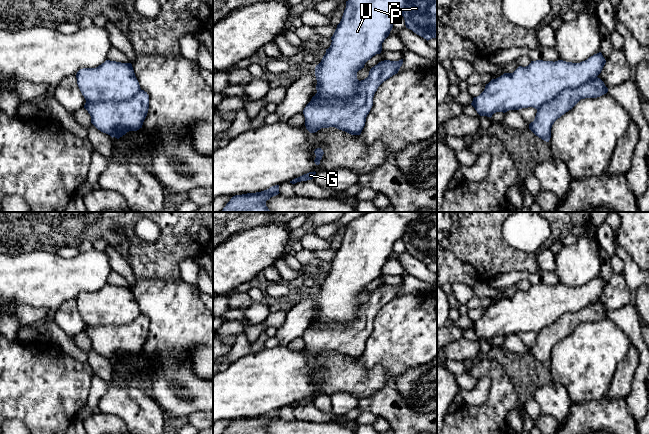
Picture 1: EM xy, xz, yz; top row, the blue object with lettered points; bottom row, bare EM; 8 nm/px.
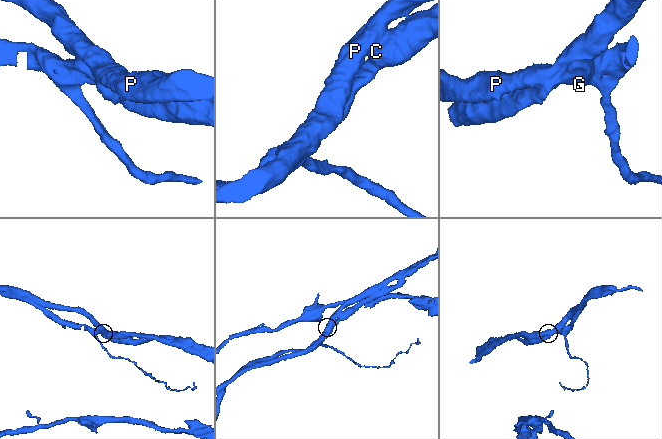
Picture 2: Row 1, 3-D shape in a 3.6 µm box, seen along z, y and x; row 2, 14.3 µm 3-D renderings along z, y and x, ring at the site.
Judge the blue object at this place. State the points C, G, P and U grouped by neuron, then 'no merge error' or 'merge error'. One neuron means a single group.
groups C G P U; no merge error

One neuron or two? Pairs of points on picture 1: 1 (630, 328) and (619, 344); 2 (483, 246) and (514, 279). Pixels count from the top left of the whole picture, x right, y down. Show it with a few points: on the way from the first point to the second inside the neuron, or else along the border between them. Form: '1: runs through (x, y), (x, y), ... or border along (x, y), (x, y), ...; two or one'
1: border along (609, 318), (627, 335), (632, 343); two
2: border along (532, 273), (509, 271), (498, 274), (487, 282); two

